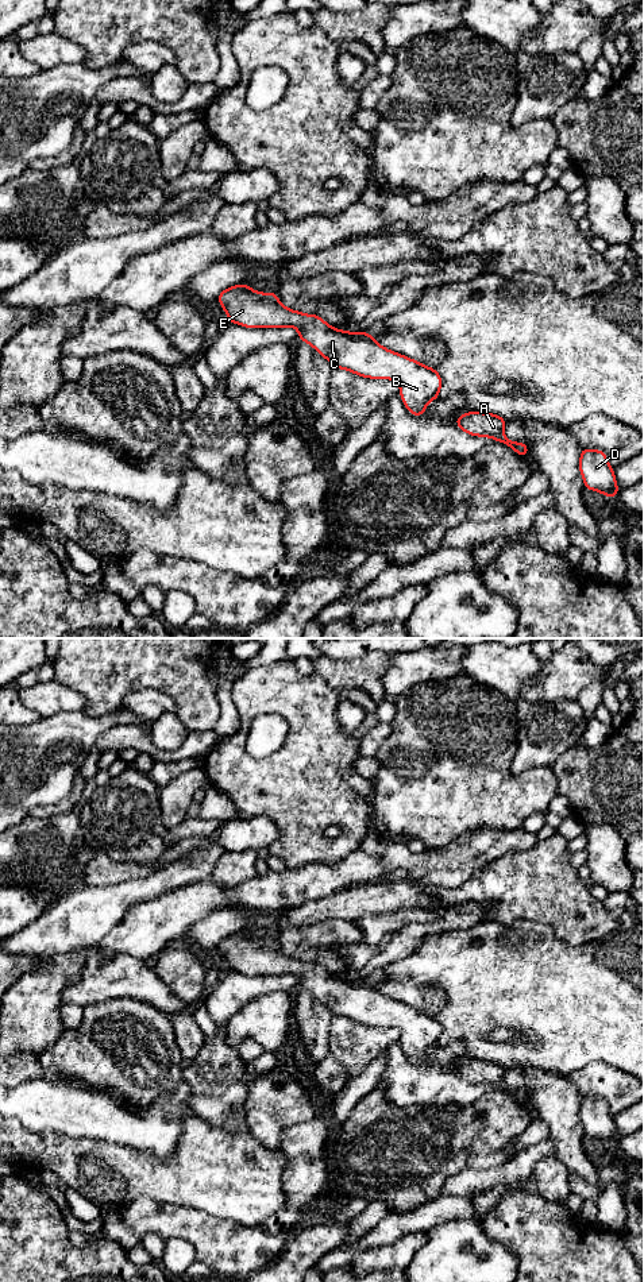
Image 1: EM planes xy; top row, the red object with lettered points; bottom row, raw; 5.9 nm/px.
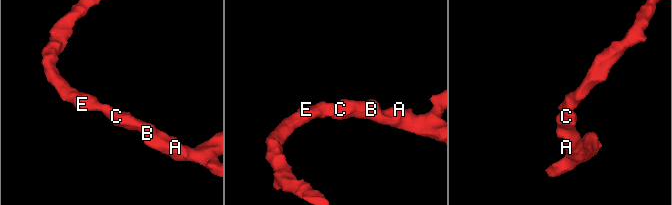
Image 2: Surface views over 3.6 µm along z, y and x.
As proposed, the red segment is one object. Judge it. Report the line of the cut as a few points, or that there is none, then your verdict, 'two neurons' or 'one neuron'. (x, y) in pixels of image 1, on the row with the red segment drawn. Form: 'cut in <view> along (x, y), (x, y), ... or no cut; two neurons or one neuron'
no cut; one neuron

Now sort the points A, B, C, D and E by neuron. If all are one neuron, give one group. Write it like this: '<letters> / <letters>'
A B C D E

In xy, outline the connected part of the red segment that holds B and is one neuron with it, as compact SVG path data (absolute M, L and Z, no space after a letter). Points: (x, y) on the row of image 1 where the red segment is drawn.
M248 285L225 289L217 300L230 323L247 328L293 327L300 340L311 344L333 368L397 381L402 402L413 416L424 414L428 402L439 399L443 379L435 368L386 350L370 333L335 329L316 314L285 308L274 291L259 293Z

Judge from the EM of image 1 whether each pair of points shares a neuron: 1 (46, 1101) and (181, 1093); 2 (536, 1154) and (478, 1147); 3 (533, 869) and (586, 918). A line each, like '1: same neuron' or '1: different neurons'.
1: same neuron
2: different neurons
3: same neuron

